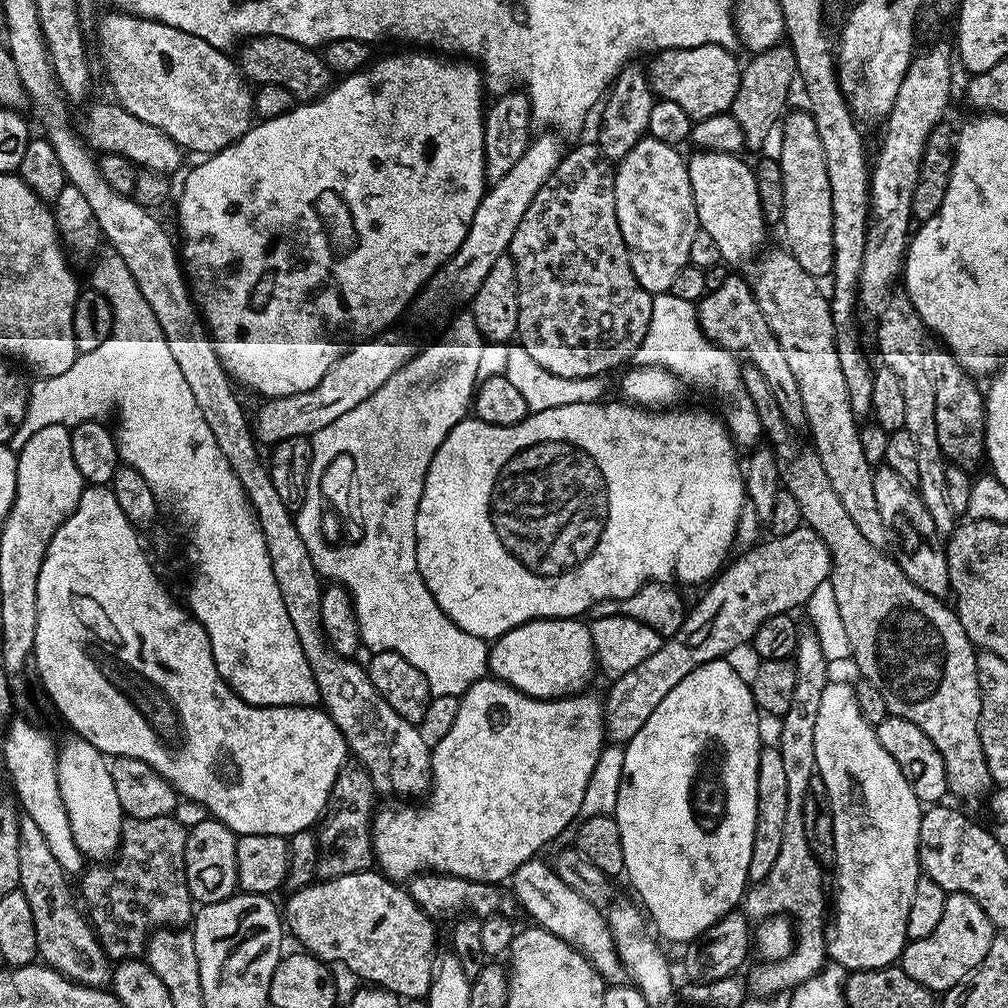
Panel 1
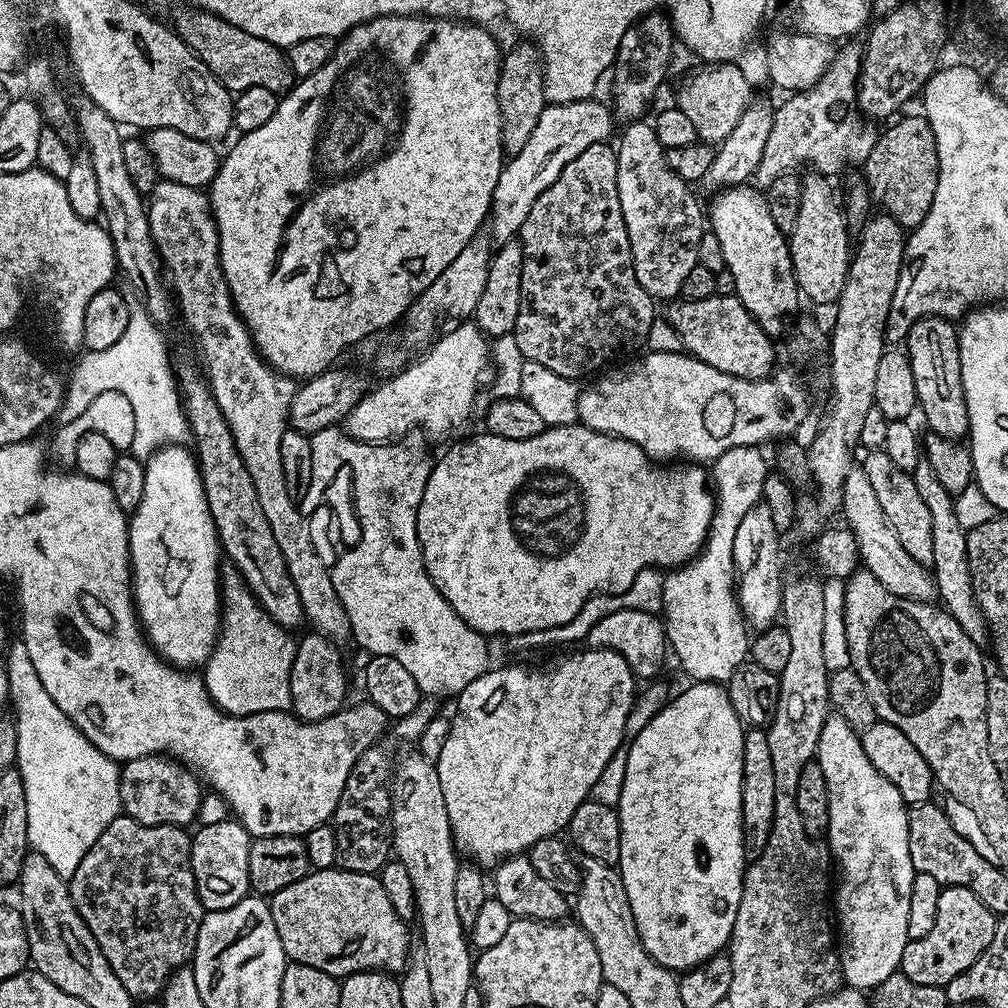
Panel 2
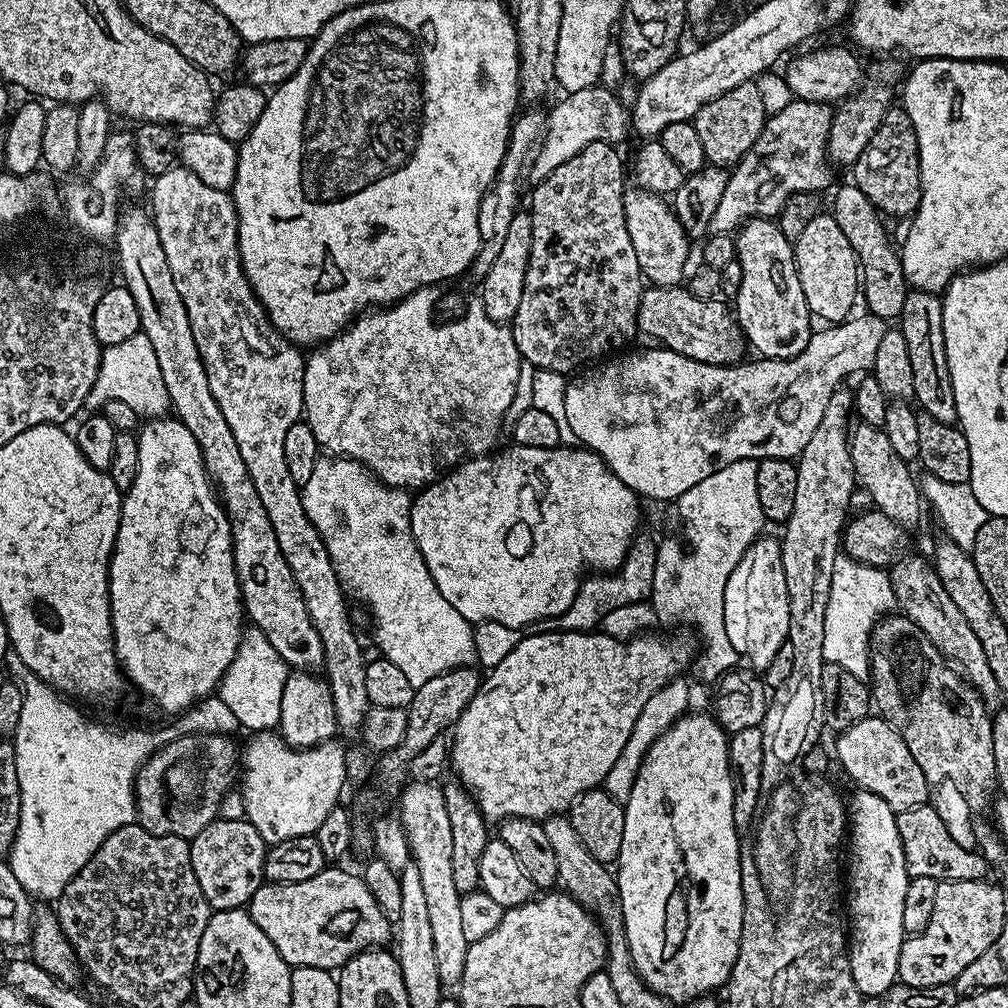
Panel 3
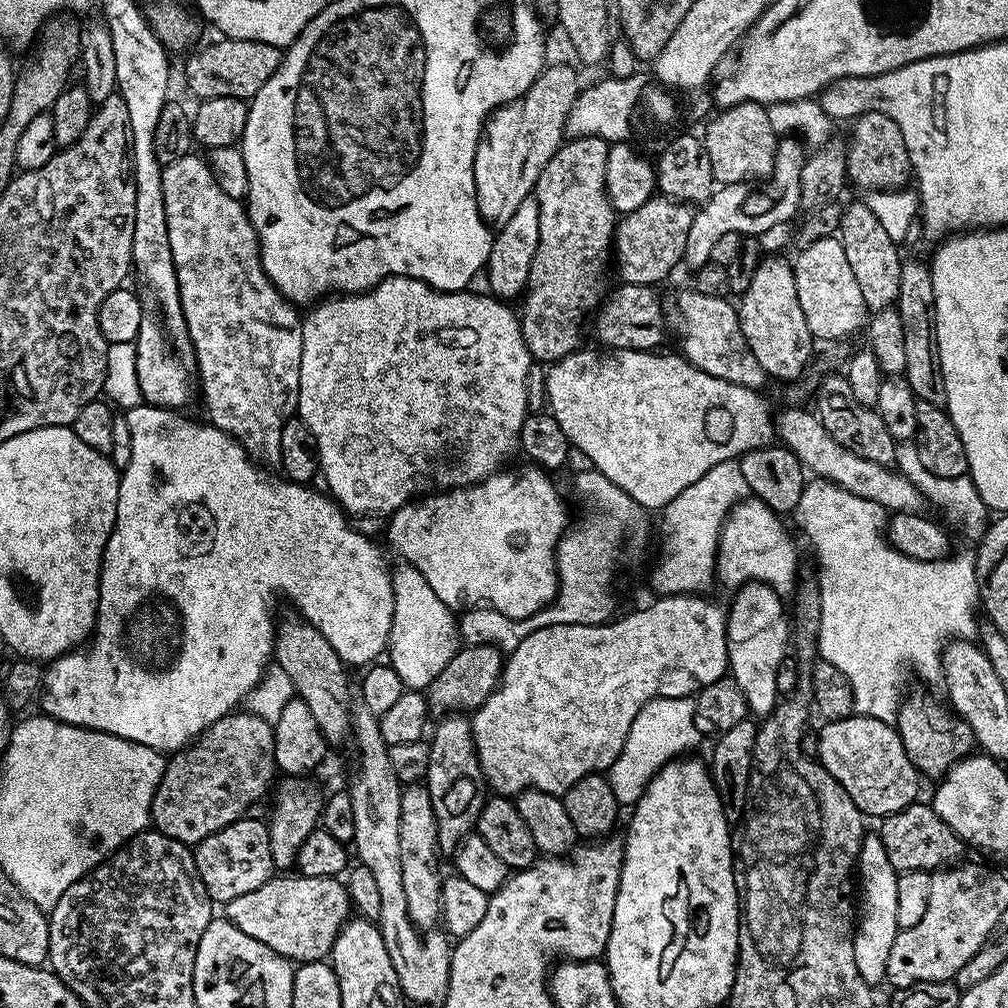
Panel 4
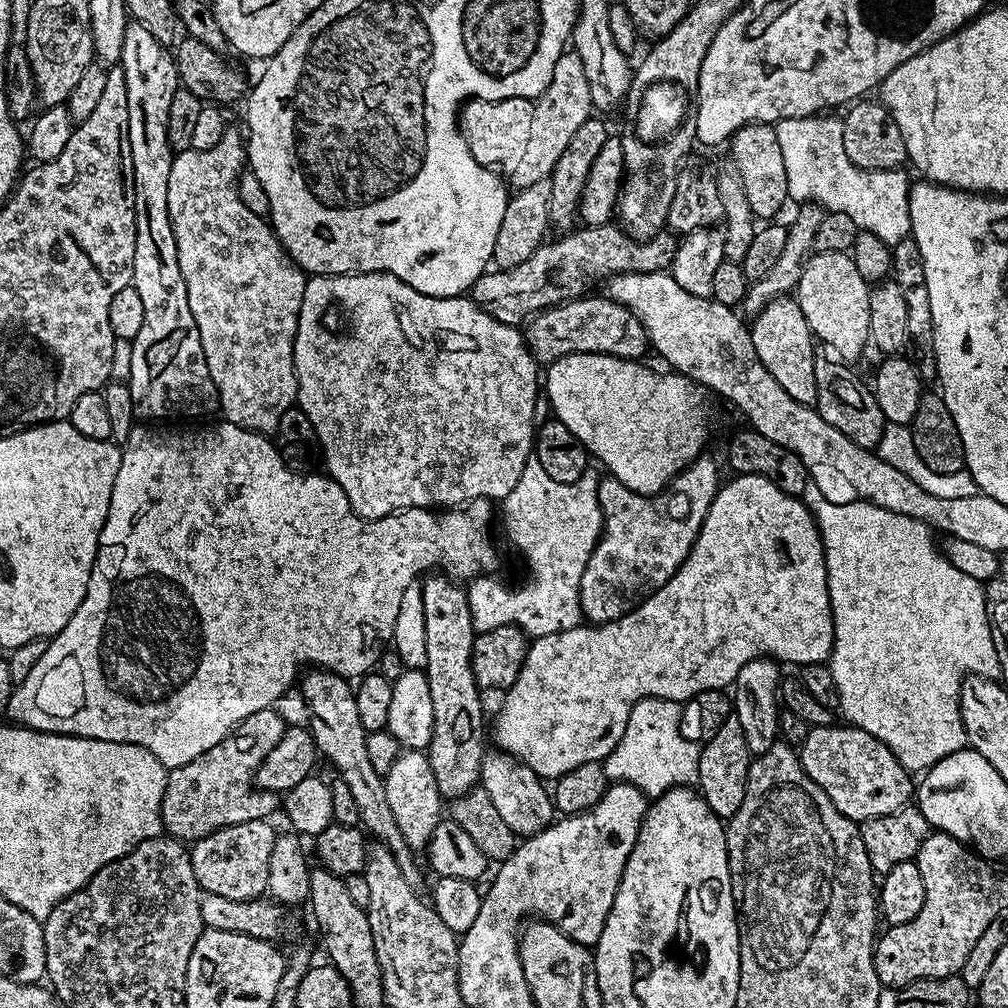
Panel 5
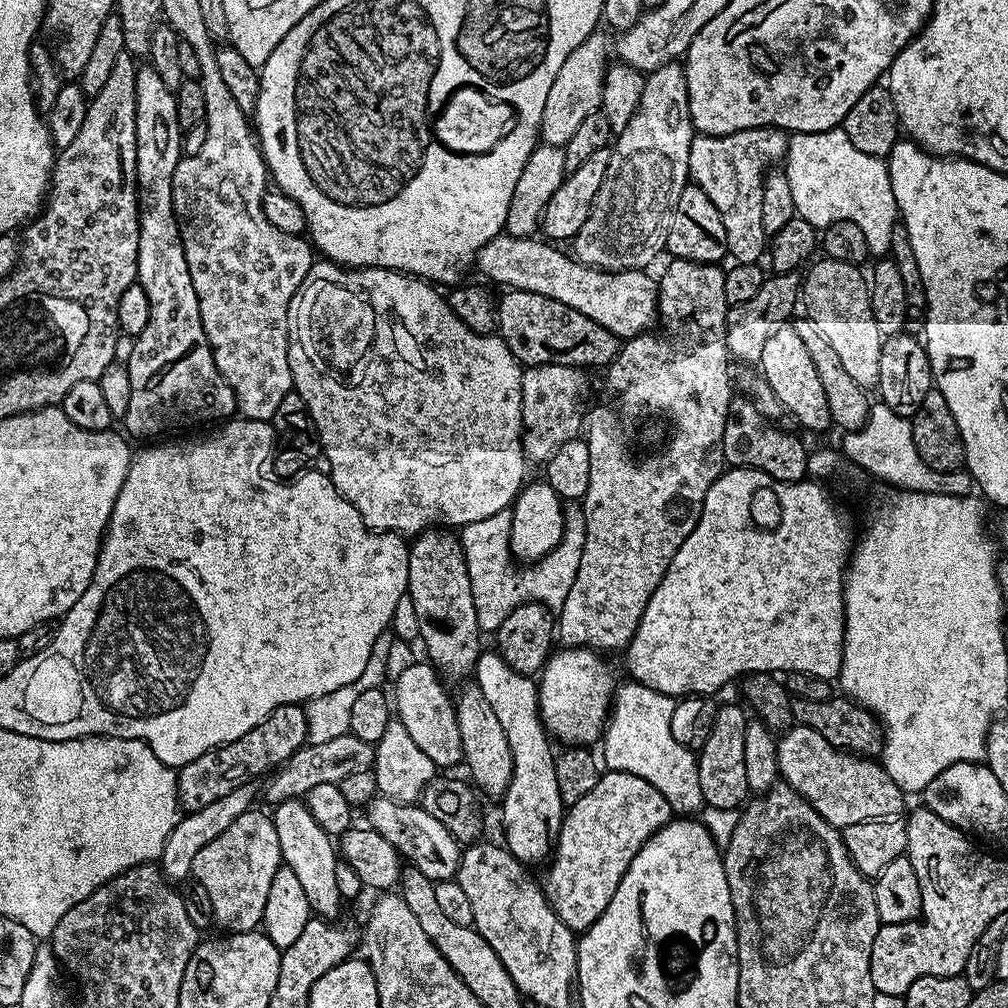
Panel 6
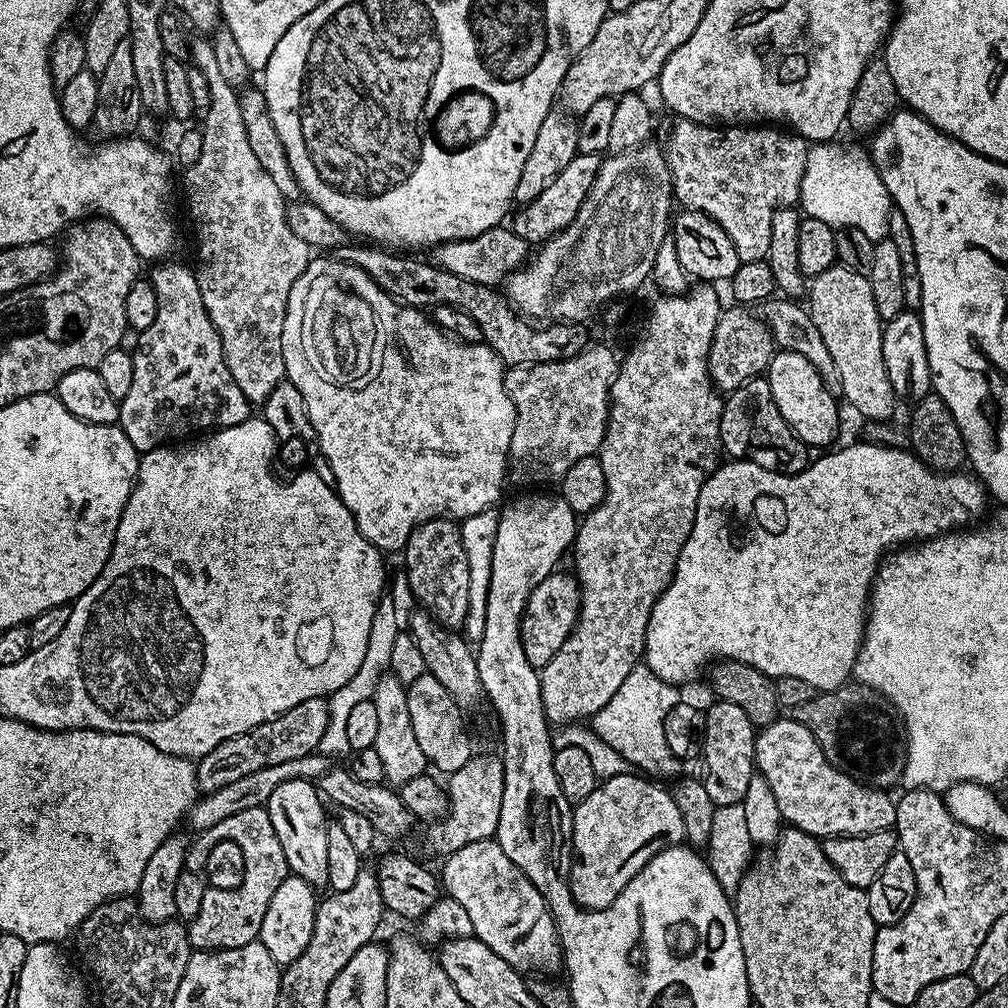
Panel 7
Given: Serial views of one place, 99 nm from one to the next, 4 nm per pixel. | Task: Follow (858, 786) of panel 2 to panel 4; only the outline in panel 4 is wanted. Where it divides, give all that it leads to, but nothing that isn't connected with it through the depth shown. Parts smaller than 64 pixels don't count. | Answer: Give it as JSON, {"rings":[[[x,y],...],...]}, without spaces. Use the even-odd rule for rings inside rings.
{"rings":[[[877,833],[865,835],[863,845],[860,848],[860,856],[857,860],[856,876],[858,888],[863,891],[858,896],[858,923],[857,933],[854,935],[854,962],[857,963],[858,972],[863,980],[870,986],[877,986],[887,979],[886,963],[890,958],[890,949],[894,946],[894,938],[897,937],[898,910],[898,884],[899,873],[886,858],[885,847]]]}

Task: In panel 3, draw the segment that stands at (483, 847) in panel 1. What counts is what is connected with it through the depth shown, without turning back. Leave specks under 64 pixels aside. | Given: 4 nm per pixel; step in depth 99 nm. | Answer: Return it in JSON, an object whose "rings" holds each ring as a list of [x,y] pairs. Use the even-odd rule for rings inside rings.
{"rings":[[[599,630],[591,632],[536,632],[533,636],[521,635],[518,646],[498,662],[481,679],[478,694],[470,698],[470,706],[462,710],[462,718],[458,718],[456,727],[450,736],[450,768],[456,771],[459,783],[463,784],[476,798],[476,805],[480,807],[480,813],[489,822],[509,820],[512,816],[520,816],[523,820],[543,822],[550,816],[559,816],[567,813],[572,804],[583,792],[603,785],[606,774],[610,774],[610,766],[622,754],[622,746],[626,746],[626,738],[630,738],[630,730],[634,730],[634,722],[638,722],[638,714],[642,714],[642,706],[654,694],[654,690],[662,690],[671,680],[683,677],[684,671],[689,671],[693,663],[694,655],[688,649],[688,642],[682,636],[650,636],[641,634],[632,639],[619,640],[616,637],[607,636]]]}

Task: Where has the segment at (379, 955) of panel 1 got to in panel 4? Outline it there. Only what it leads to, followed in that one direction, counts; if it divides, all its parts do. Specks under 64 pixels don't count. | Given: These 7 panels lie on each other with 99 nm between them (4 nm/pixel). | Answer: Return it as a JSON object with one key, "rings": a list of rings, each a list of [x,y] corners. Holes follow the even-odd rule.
{"rings":[[[276,874],[258,886],[258,890],[250,890],[250,894],[241,894],[223,905],[222,911],[242,934],[258,938],[262,946],[270,946],[270,950],[285,956],[289,962],[307,962],[324,960],[331,953],[336,935],[348,923],[353,908],[347,887],[337,877]]]}

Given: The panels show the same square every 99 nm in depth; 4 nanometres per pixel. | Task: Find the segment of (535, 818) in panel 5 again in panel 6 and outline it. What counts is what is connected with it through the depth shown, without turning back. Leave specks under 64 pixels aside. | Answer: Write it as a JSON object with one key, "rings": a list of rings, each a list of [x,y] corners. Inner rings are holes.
{"rings":[[[468,682],[468,685],[461,690],[460,697],[458,695],[455,697],[454,703],[458,718],[458,734],[462,738],[462,750],[464,751],[462,764],[463,767],[468,767],[469,774],[467,775],[471,783],[481,793],[484,791],[488,796],[503,797],[512,777],[510,742],[506,742],[506,732],[502,730],[490,702],[482,698],[482,690],[475,682]]]}

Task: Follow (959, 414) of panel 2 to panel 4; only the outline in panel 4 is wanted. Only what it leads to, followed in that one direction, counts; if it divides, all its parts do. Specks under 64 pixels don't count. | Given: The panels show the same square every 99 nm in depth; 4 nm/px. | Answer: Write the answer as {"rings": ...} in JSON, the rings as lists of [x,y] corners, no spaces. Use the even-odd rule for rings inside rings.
{"rings":[[[909,258],[903,261],[894,306],[902,318],[902,331],[906,337],[906,366],[902,375],[910,382],[917,400],[934,402],[934,406],[943,408],[946,405],[946,378],[942,378],[942,362],[938,358],[932,269],[925,261],[924,264]]]}

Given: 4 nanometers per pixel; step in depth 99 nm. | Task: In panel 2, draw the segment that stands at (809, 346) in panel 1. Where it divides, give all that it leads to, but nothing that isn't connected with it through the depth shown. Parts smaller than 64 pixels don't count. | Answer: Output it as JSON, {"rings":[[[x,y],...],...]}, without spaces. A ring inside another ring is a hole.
{"rings":[[[854,466],[846,474],[843,489],[842,516],[845,516],[847,527],[856,535],[860,547],[860,559],[863,567],[876,578],[891,593],[911,600],[932,602],[937,599],[936,578],[925,565],[914,562],[910,553],[902,547],[894,526],[890,526],[890,518],[882,511],[878,497],[870,486],[870,478],[866,478],[863,467]]]}

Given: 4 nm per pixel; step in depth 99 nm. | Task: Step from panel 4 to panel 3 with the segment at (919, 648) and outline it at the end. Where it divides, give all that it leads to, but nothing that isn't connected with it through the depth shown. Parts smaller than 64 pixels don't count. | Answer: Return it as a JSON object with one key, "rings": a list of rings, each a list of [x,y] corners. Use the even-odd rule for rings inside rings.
{"rings":[[[841,555],[834,562],[834,582],[830,582],[830,602],[826,602],[826,630],[822,637],[822,654],[830,664],[850,670],[859,680],[870,676],[868,653],[872,629],[877,620],[889,615],[897,607],[891,575],[883,567],[860,564]]]}

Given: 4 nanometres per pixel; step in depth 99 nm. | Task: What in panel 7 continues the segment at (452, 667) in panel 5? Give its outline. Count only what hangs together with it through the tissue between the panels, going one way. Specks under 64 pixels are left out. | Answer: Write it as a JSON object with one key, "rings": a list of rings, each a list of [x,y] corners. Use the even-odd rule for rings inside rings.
{"rings":[[[441,518],[428,520],[426,523],[418,525],[410,534],[410,538],[402,550],[403,556],[402,574],[408,579],[408,585],[417,605],[435,618],[443,628],[463,629],[470,602],[470,562],[466,562],[466,550],[460,541],[459,523],[451,518]]]}

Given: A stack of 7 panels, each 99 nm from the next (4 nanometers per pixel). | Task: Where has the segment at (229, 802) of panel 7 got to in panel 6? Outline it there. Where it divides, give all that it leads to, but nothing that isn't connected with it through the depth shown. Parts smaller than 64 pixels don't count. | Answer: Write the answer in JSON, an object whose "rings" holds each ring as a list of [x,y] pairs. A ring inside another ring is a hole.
{"rings":[[[350,734],[334,738],[331,742],[305,743],[303,748],[299,748],[289,760],[284,761],[267,777],[269,778],[268,785],[262,788],[262,796],[265,796],[270,802],[269,805],[272,806],[281,804],[283,800],[289,798],[304,798],[319,783],[339,785],[342,778],[346,778],[346,774],[367,772],[375,765],[375,762],[375,747],[362,742],[362,738],[354,738]]]}

